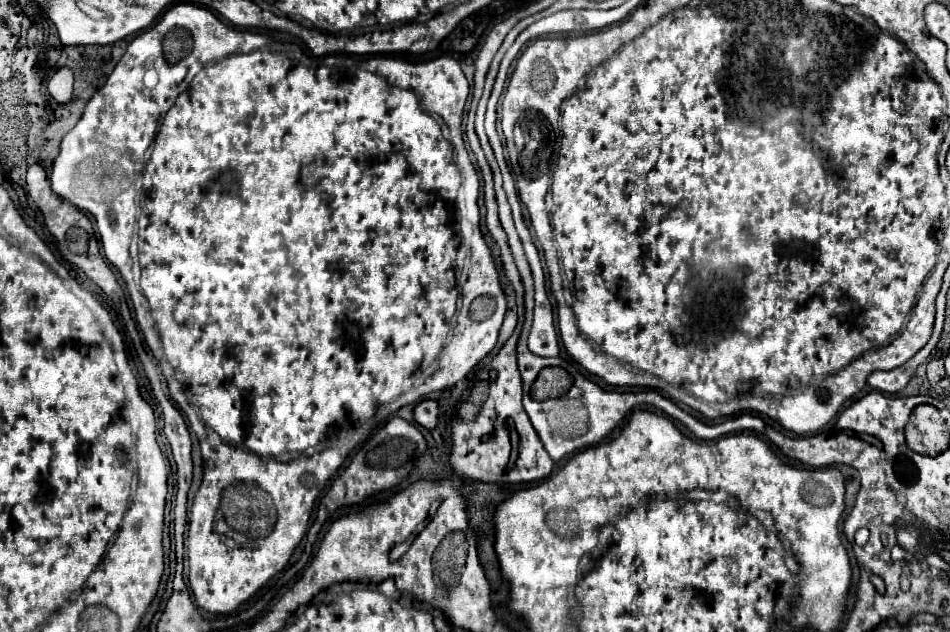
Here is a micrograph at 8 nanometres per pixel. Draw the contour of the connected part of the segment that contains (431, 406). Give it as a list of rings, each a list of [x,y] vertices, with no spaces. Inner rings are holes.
[[[421,401],[415,407],[415,421],[427,429],[435,429],[439,425],[439,403],[437,401]]]

